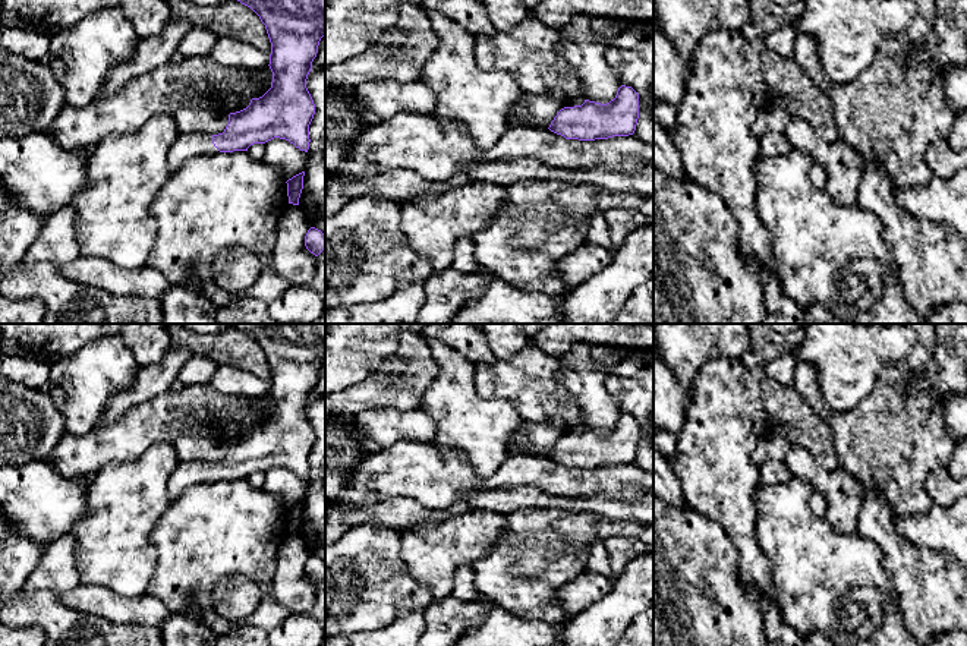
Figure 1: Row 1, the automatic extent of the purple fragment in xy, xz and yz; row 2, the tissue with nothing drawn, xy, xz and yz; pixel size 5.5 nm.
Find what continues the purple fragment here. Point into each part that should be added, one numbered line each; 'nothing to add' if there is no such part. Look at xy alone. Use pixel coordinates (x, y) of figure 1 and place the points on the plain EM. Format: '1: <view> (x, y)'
1: xy (192, 472)

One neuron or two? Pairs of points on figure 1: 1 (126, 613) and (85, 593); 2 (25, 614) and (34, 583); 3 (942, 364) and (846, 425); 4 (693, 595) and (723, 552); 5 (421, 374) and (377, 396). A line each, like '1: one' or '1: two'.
1: one
2: two
3: two
4: one
5: one

